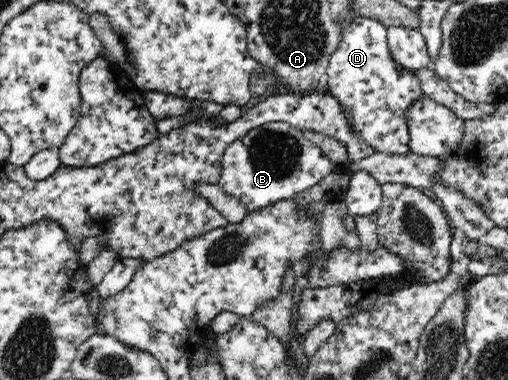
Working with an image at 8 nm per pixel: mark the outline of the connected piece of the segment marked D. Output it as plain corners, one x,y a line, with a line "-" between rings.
357,16
351,21
352,25
342,35
340,45
331,53
325,80
328,92
331,93
345,109
353,121
354,131
373,147
376,152
390,155
407,155
411,151
410,136
406,126
406,109
418,101
418,97
425,95
421,88
421,81
416,74
408,72
398,65
396,60
390,59
388,49
387,28
380,22

